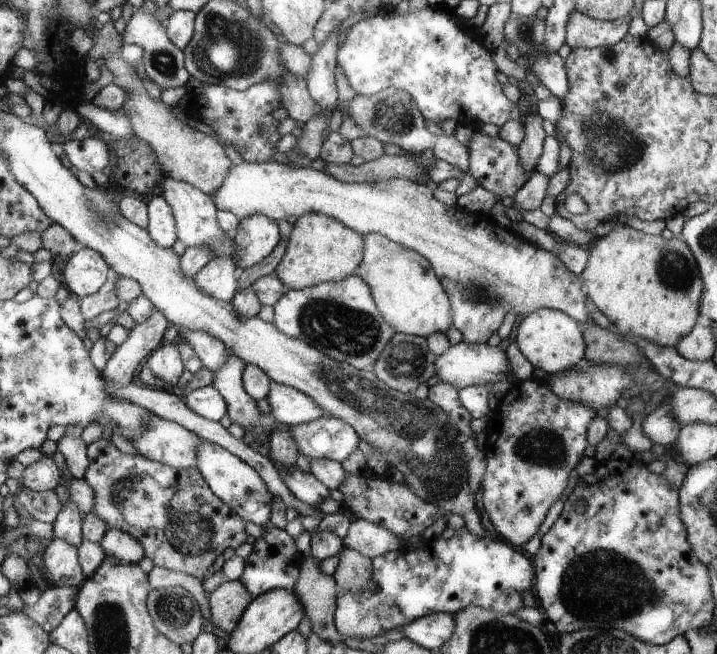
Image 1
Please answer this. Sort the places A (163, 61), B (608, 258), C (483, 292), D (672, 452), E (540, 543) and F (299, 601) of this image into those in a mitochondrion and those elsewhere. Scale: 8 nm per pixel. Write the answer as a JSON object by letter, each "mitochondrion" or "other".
{"A":"mitochondrion","B":"other","C":"mitochondrion","D":"other","E":"other","F":"other"}

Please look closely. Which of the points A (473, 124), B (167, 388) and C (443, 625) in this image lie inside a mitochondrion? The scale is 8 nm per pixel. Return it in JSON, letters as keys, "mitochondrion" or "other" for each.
{"A":"other","B":"other","C":"other"}

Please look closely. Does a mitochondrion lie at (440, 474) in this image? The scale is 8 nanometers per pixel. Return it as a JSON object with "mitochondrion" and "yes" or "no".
{"mitochondrion":"yes"}

